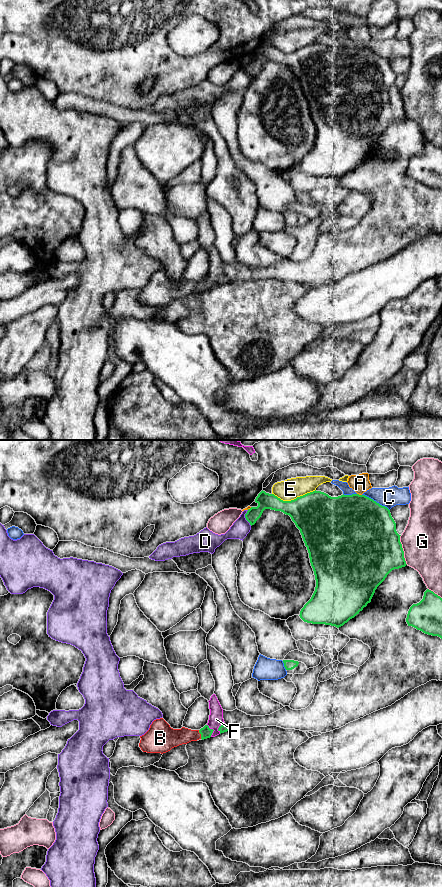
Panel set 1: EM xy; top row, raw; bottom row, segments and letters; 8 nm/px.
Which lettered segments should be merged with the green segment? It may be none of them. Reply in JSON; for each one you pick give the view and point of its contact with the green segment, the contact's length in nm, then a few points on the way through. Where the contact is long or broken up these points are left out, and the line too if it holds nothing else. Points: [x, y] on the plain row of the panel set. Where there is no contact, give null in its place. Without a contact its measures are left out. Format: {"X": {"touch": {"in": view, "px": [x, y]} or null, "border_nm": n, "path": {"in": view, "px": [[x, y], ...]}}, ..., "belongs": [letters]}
{"B": {"touch": {"in": "xy", "px": [200, 285]}, "border_nm": 80, "path": {"in": "xy", "px": [[206, 284], [200, 285], [170, 290]]}}, "belongs": ["B"]}

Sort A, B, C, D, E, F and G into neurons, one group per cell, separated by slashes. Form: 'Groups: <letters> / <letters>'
Groups: A / B / C / D / E / F / G

